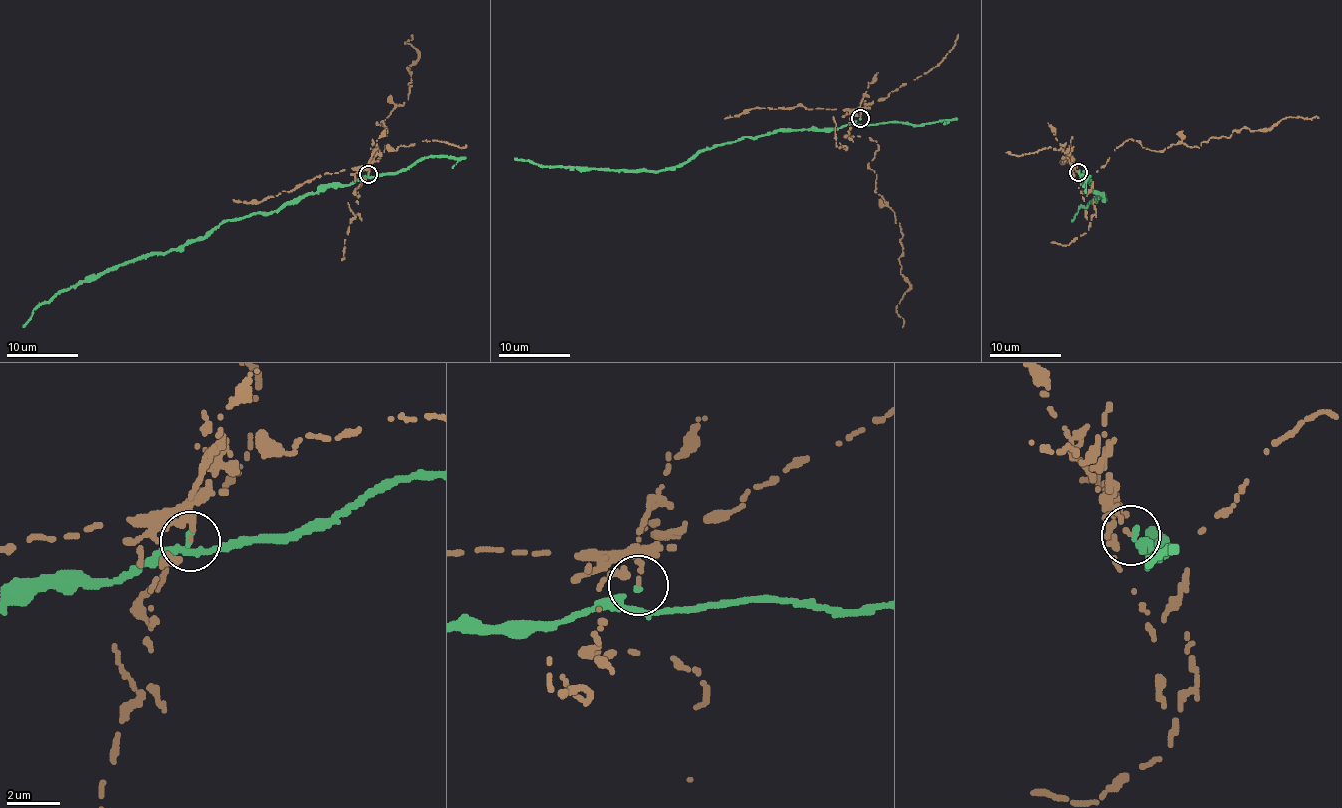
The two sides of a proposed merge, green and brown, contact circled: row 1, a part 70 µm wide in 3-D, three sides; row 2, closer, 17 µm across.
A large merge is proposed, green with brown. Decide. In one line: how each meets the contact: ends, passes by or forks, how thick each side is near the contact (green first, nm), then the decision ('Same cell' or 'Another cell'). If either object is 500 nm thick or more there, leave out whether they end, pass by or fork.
At the ring green ends. At the ring brown ends. Thickness 240 nm (green) against 160 nm. Another cell

